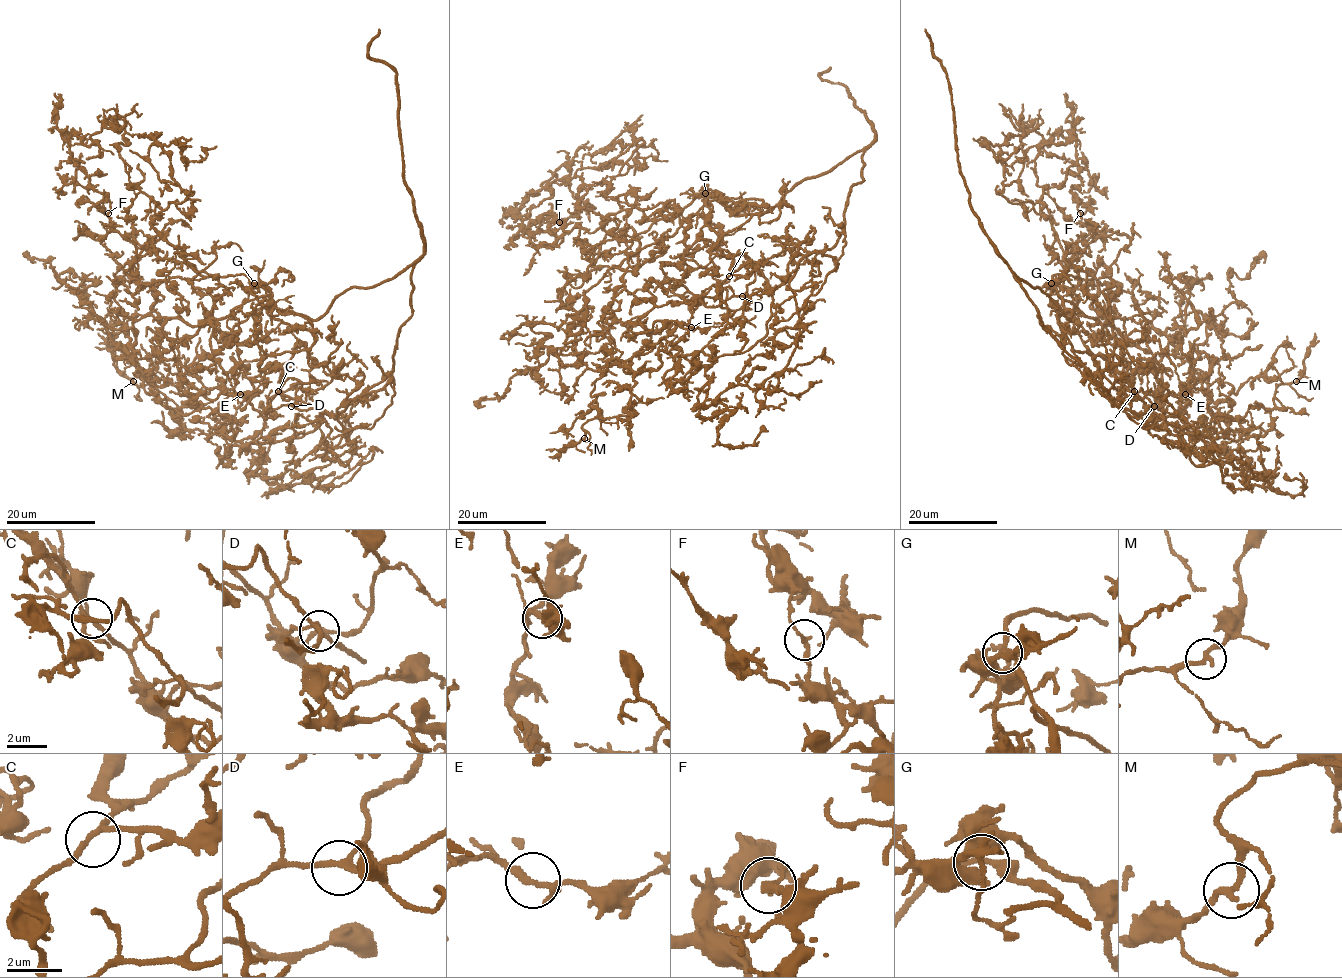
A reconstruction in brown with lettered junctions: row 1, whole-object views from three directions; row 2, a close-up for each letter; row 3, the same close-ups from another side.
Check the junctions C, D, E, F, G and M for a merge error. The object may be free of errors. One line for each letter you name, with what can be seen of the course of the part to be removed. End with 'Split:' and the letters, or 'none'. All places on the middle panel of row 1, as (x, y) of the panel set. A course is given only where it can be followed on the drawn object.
Split: none

